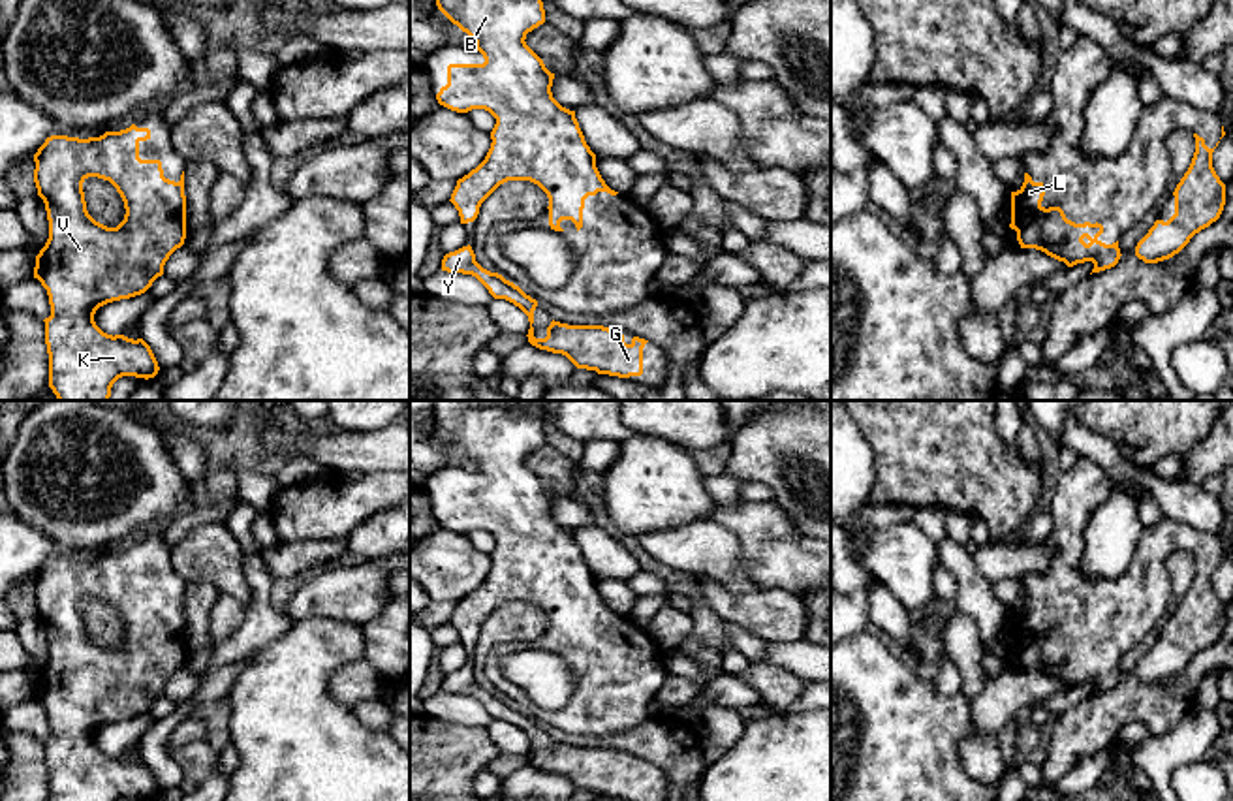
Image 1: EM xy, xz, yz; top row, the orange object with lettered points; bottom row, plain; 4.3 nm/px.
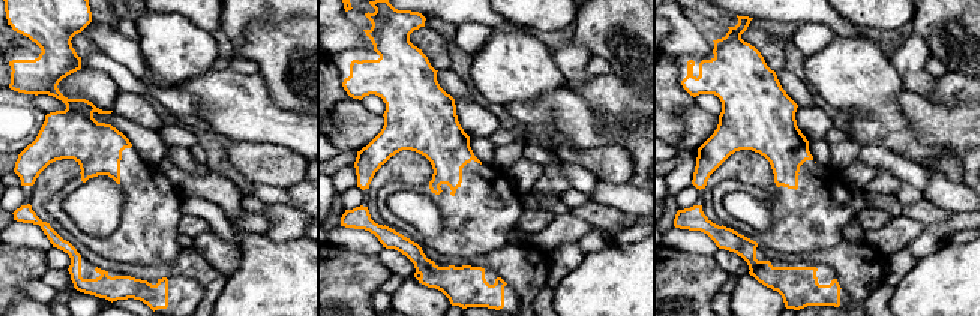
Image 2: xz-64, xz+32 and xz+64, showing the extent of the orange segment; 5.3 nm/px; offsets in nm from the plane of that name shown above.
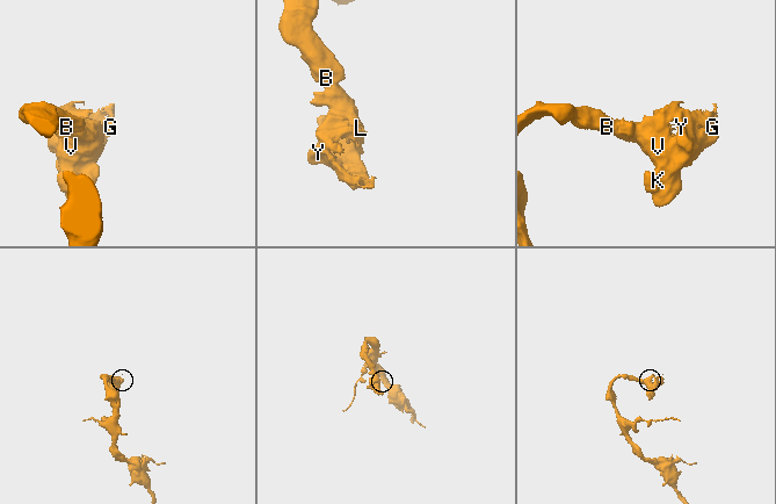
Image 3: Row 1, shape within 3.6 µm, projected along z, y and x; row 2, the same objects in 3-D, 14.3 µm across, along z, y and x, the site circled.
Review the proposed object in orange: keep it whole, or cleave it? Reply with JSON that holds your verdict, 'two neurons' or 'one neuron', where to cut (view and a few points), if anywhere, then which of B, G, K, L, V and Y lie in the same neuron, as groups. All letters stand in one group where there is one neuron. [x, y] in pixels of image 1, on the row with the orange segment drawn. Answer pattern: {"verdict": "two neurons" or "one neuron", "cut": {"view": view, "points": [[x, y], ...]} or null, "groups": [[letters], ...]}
{"verdict": "one neuron", "cut": null, "groups": [["B", "G", "K", "L", "V", "Y"]]}

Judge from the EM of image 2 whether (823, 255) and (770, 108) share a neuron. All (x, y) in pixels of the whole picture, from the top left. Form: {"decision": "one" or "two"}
{"decision": "two"}

